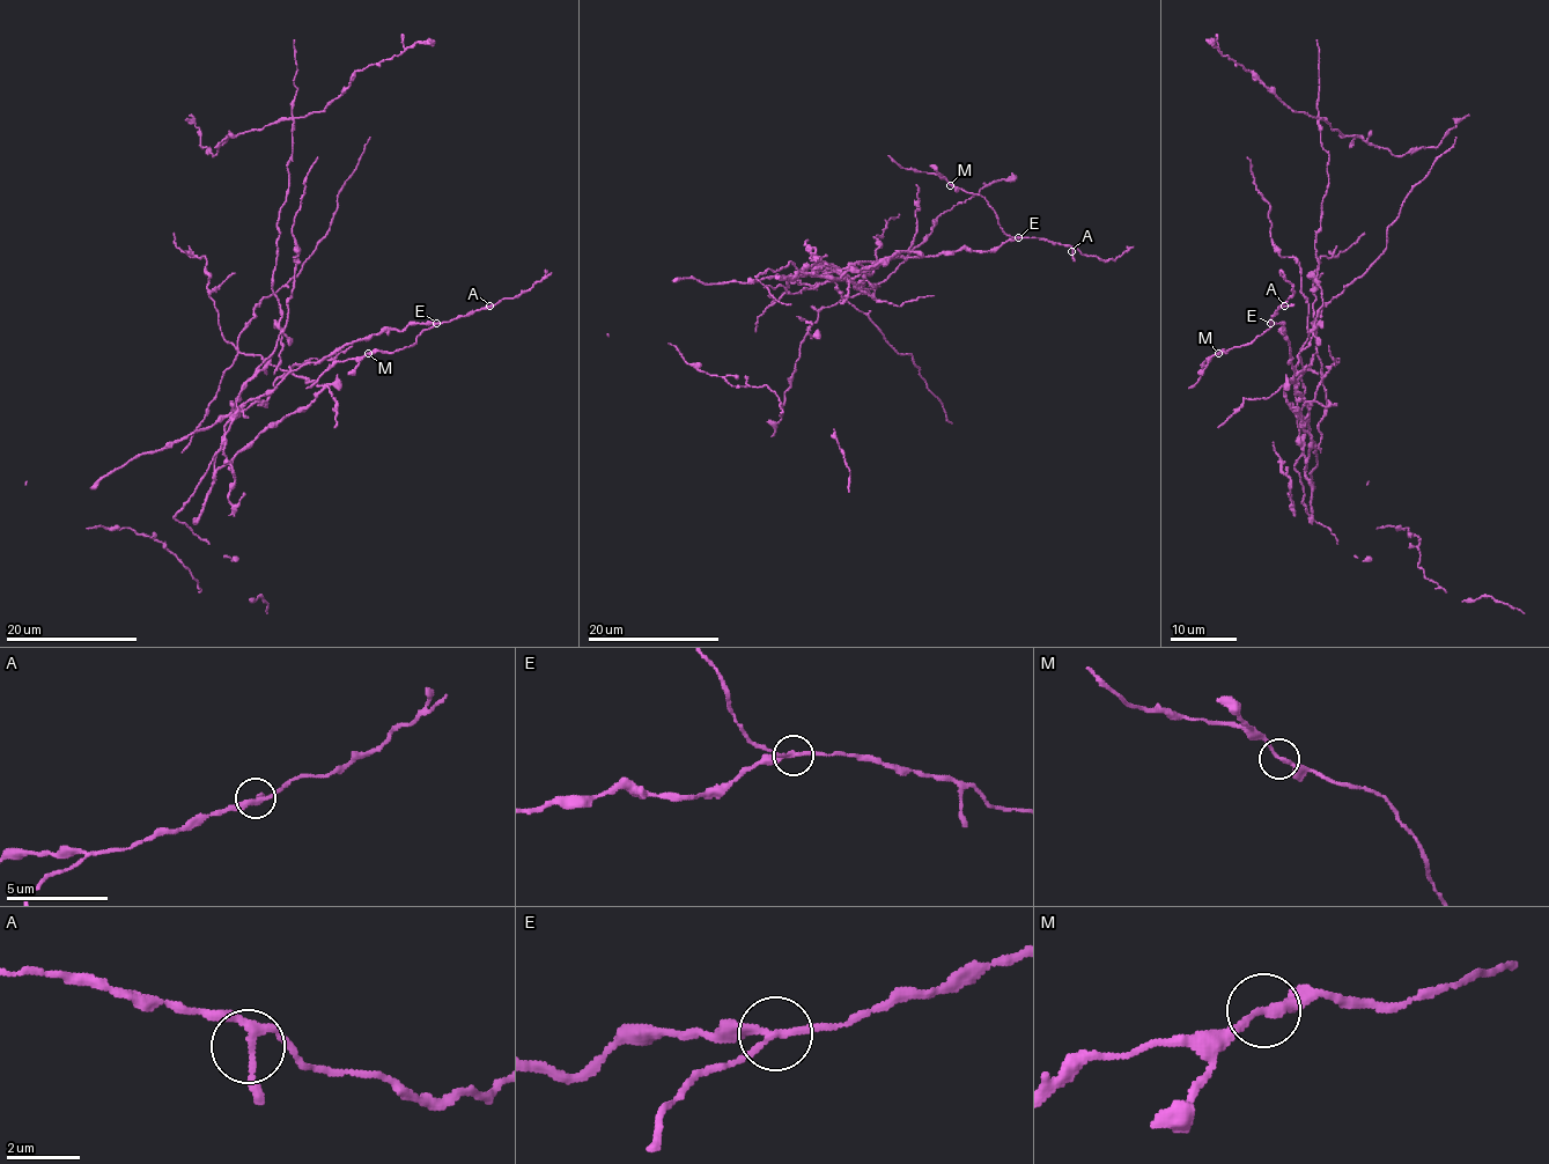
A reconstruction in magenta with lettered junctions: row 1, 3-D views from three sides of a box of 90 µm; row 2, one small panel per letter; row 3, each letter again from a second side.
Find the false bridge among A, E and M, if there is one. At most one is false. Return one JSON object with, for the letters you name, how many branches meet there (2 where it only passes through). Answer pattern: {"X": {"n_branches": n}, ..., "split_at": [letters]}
{"E": {"n_branches": 3}, "split_at": ["E"]}

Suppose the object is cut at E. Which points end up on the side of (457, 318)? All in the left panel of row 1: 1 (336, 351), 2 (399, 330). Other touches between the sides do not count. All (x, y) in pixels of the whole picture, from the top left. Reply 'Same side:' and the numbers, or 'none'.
Same side: none

